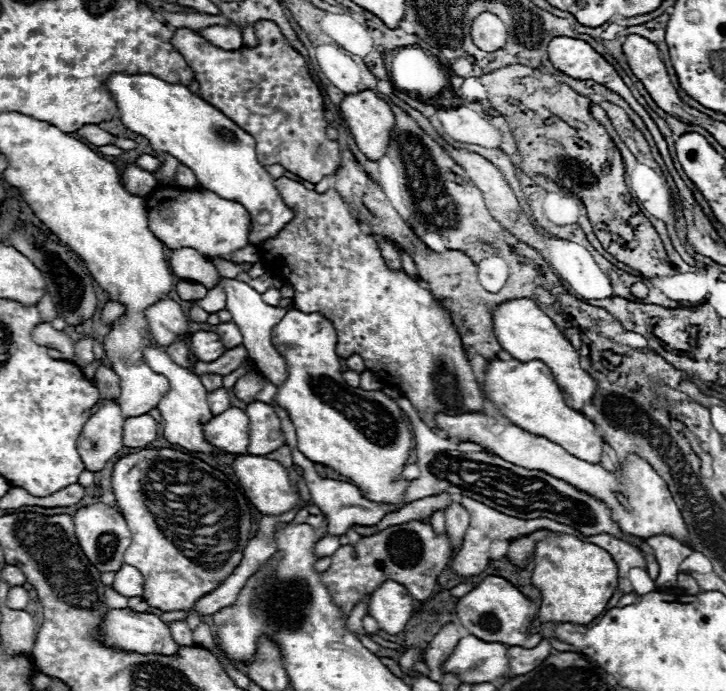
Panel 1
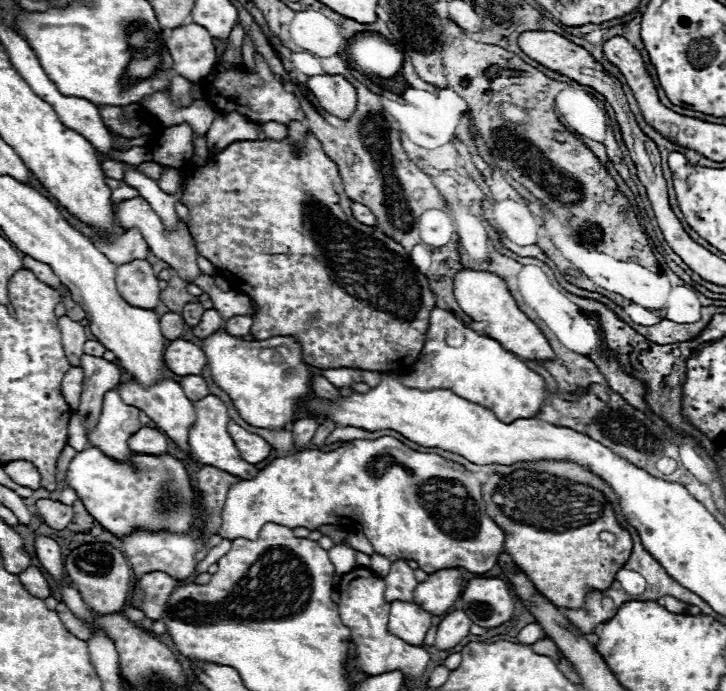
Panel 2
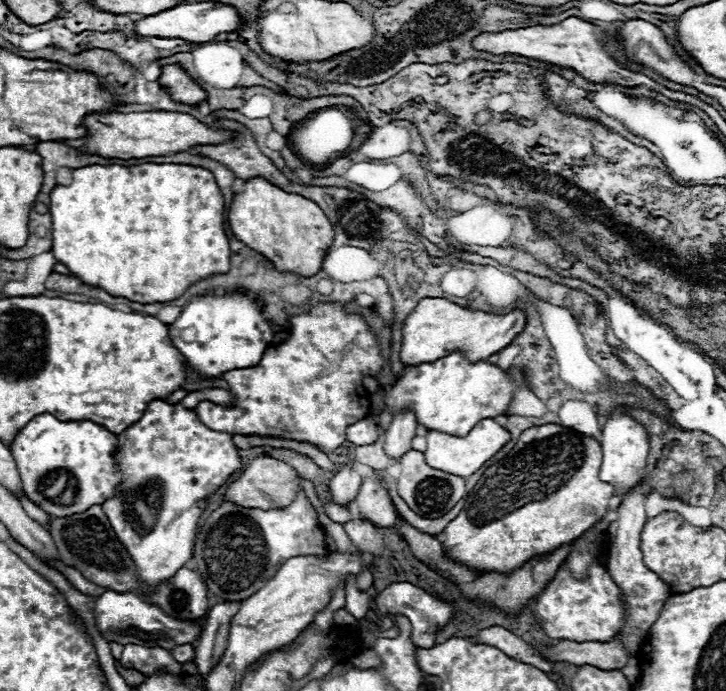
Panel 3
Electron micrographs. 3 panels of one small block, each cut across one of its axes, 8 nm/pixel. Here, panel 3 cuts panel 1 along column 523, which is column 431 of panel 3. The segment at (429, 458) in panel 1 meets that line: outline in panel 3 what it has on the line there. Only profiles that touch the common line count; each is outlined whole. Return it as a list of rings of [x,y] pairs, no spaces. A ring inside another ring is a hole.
[[[410,450],[402,456],[402,474],[398,478],[398,494],[404,498],[404,502],[420,516],[424,518],[440,518],[444,516],[458,500],[466,496],[466,480],[436,468],[430,468],[424,460],[422,452]]]

